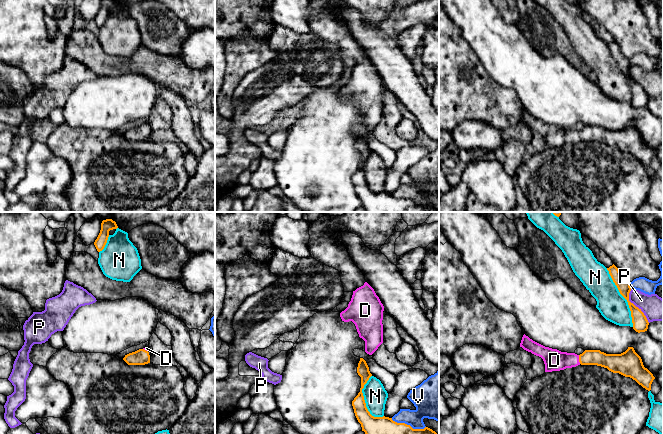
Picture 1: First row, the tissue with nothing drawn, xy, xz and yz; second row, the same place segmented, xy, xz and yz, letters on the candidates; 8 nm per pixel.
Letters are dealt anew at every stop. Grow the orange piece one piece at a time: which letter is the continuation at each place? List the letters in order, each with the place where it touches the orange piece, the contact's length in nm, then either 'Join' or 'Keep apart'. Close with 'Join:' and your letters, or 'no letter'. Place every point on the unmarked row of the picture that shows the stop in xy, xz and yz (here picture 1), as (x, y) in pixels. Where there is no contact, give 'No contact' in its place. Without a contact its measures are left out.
D: Touches orange at yz (579, 135). Shared border 70 nm. Join
N: Touches orange at yz (623, 72). Shared border 500 nm. Keep apart
P: Touches orange at yz (634, 81). Shared border 320 nm. Keep apart
V: Touches orange at xz (408, 201). Shared border 280 nm. Keep apart
Join: D

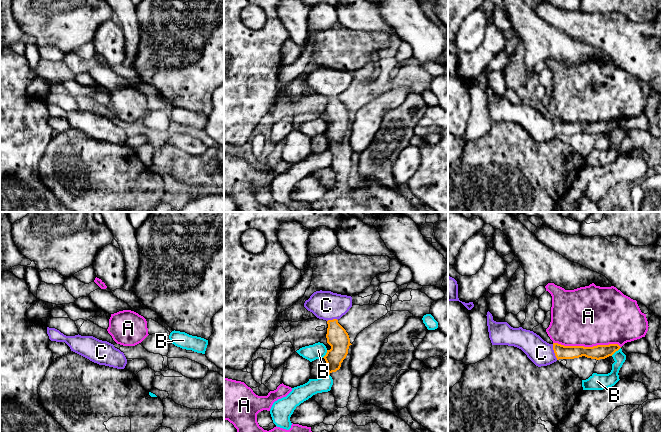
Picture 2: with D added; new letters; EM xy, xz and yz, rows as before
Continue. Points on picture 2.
A: Touches orange at yz (587, 123). Shared border 550 nm. Keep apart
B: Touches orange at yz (615, 127). Shared border 100 nm. Keep apart
C: Touches orange at yz (554, 128). Shared border 130 nm. Join
Join: C

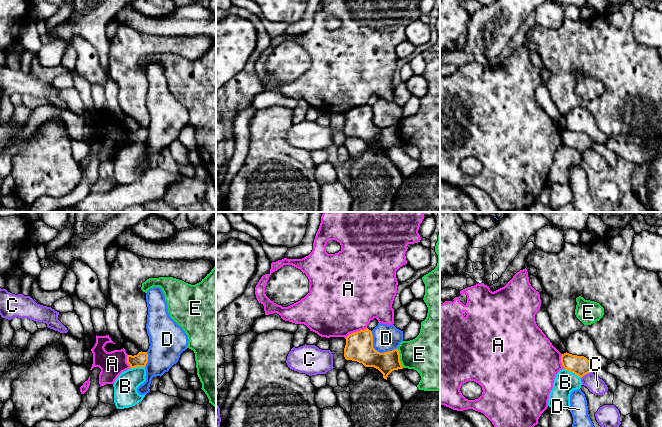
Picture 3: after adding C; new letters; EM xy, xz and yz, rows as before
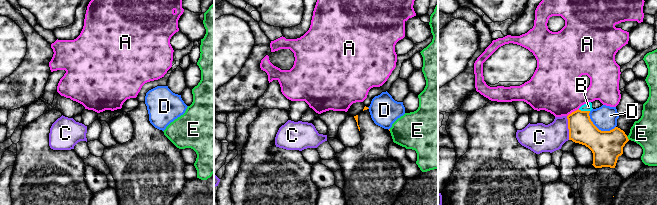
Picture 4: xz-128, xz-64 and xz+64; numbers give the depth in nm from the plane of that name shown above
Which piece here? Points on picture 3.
A: Touches orange at xz (355, 108). Shared border 200 nm. Keep apart
B: Touches orange at yz (572, 147). Shared border 170 nm. Keep apart
C: Touches orange at yz (586, 149). Shared border 110 nm. Keep apart
D: Touches orange at xz (377, 127). Shared border 260 nm. Keep apart
E: Touches orange at xz (399, 134). Shared border 170 nm. Keep apart
Join: no letter

